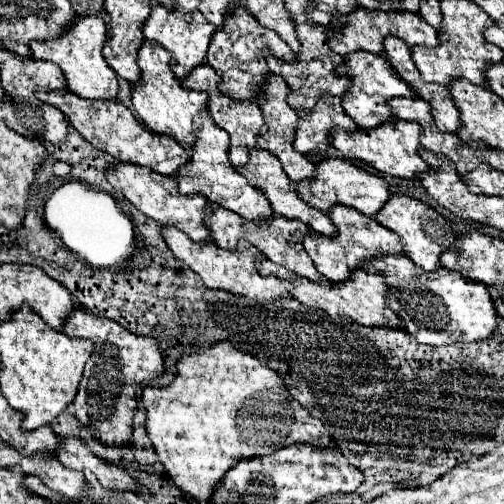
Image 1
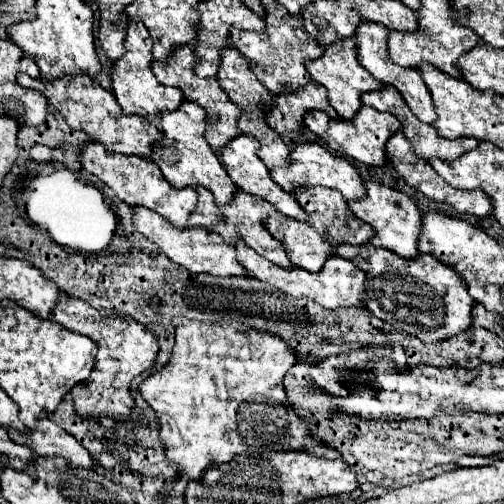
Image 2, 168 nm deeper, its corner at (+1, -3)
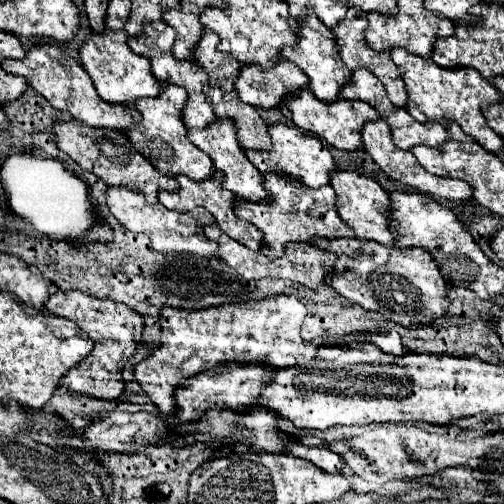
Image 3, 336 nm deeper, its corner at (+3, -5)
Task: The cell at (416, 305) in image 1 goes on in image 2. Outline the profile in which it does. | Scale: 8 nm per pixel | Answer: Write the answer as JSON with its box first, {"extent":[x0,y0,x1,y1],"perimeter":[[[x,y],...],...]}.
{"extent":[334,244,476,344],"perimeter":[[[340,244],[334,252],[368,274],[368,282],[364,284],[370,296],[368,310],[390,326],[412,334],[426,344],[438,344],[472,328],[472,308],[476,300],[468,294],[468,284],[456,270],[452,270],[452,266],[436,262],[436,258],[428,254],[406,260],[372,244]]]}

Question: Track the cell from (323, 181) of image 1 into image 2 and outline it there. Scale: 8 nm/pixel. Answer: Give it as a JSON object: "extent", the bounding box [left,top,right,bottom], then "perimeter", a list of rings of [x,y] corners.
{"extent":[270,142,366,202],"perimeter":[[[306,142],[306,144],[298,144],[294,150],[292,150],[292,158],[290,158],[290,166],[286,168],[280,168],[280,170],[270,170],[270,176],[272,180],[276,180],[278,186],[282,186],[286,192],[294,194],[296,188],[314,188],[314,186],[326,186],[326,188],[334,188],[338,192],[342,192],[344,200],[350,202],[350,200],[360,200],[364,198],[366,194],[366,186],[364,186],[364,180],[360,178],[358,170],[344,158],[340,156],[334,156],[328,152],[328,148],[320,146],[320,144],[312,144],[312,142]]]}

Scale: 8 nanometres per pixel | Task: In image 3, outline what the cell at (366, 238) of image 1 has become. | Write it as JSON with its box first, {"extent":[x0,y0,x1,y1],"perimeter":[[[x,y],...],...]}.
{"extent":[234,172,354,256],"perimeter":[[[268,172],[264,174],[264,186],[268,192],[268,200],[266,202],[250,202],[244,198],[238,198],[234,202],[234,212],[238,218],[244,218],[248,222],[252,222],[262,234],[264,234],[264,248],[268,250],[268,254],[272,256],[282,256],[282,252],[286,252],[286,242],[290,240],[302,240],[302,242],[310,242],[314,236],[322,236],[322,238],[352,238],[354,232],[350,232],[350,228],[342,222],[342,218],[336,212],[336,194],[332,186],[320,186],[316,188],[308,188],[306,184],[302,184],[296,178],[288,178],[286,174],[280,172]]]}

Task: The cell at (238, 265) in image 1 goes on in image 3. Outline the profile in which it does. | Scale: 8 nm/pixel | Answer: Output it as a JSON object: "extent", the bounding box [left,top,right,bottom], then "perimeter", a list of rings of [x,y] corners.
{"extent":[106,186,218,258],"perimeter":[[[108,186],[106,190],[106,206],[110,214],[130,232],[136,234],[146,234],[152,240],[152,248],[158,252],[192,252],[198,256],[214,258],[218,252],[218,246],[214,246],[212,240],[208,240],[202,232],[202,224],[214,222],[214,218],[204,210],[204,208],[194,208],[188,212],[182,210],[168,210],[160,202],[156,204],[146,204],[144,196],[138,192],[132,192],[122,186]]]}

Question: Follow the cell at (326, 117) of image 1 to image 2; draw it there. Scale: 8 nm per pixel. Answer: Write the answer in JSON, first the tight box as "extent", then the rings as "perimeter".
{"extent":[270,82,336,136],"perimeter":[[[310,82],[304,86],[304,90],[298,90],[296,94],[280,94],[276,96],[276,102],[272,106],[270,116],[270,128],[284,136],[284,134],[296,134],[304,128],[304,116],[310,110],[322,110],[330,118],[336,118],[336,110],[330,106],[324,86]]]}

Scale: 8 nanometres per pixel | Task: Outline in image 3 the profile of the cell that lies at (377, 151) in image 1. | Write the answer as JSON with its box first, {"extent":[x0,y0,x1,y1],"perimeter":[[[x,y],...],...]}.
{"extent":[284,88,378,152],"perimeter":[[[302,88],[302,90],[296,90],[296,92],[288,94],[284,98],[284,106],[288,108],[290,118],[298,128],[314,132],[326,144],[330,144],[334,148],[340,148],[340,150],[348,150],[348,152],[362,148],[362,134],[360,134],[362,124],[366,120],[378,118],[378,112],[374,112],[374,108],[370,108],[370,104],[366,104],[366,102],[338,98],[334,104],[324,104],[308,88]]]}

